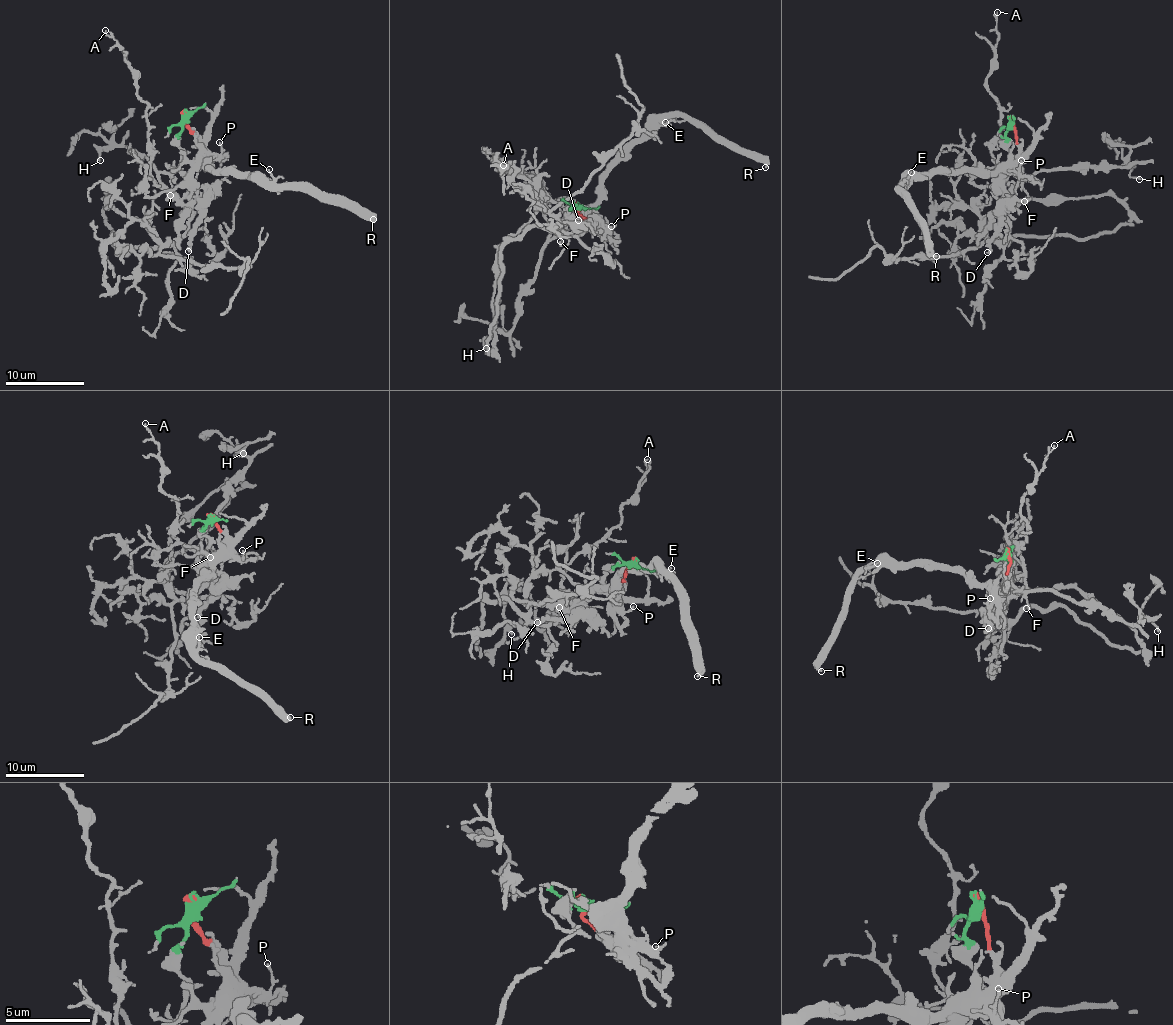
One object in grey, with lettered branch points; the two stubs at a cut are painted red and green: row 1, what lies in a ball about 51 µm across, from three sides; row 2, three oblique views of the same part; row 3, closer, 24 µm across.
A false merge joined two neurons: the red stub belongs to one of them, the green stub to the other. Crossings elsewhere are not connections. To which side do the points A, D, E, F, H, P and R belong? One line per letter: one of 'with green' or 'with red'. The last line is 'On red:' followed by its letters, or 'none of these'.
A: with green
D: with red
E: with red
F: with green
H: with green
P: with red
R: with red
On red: D, E, P, R

